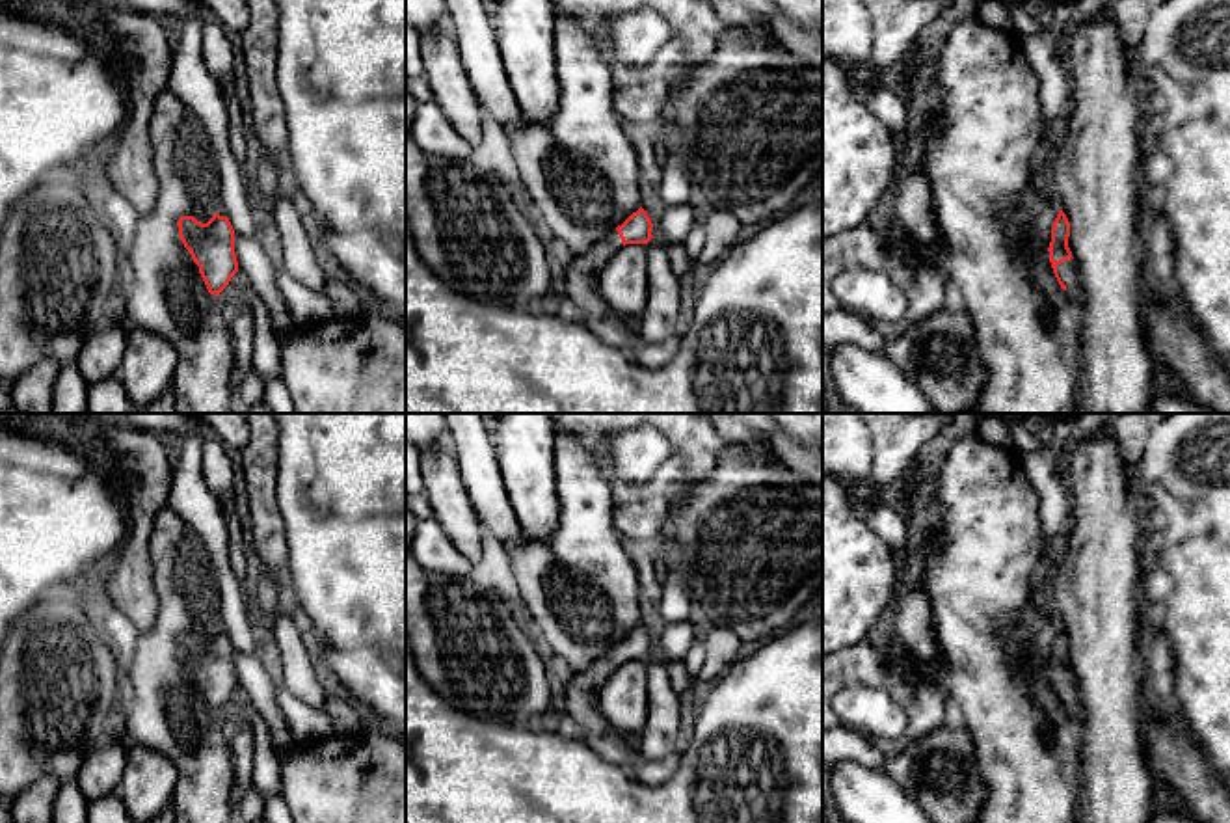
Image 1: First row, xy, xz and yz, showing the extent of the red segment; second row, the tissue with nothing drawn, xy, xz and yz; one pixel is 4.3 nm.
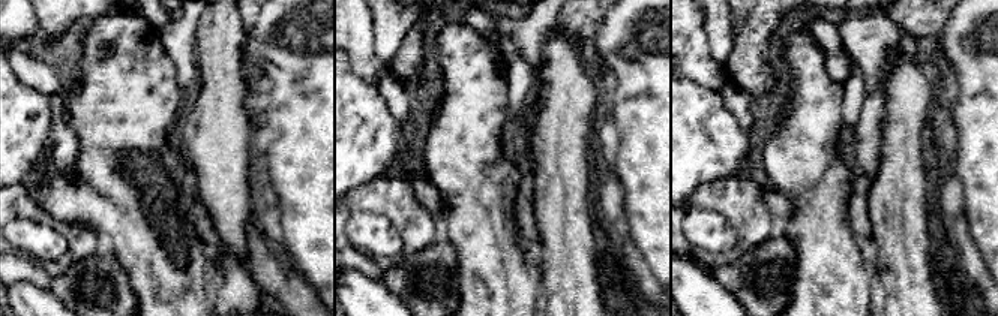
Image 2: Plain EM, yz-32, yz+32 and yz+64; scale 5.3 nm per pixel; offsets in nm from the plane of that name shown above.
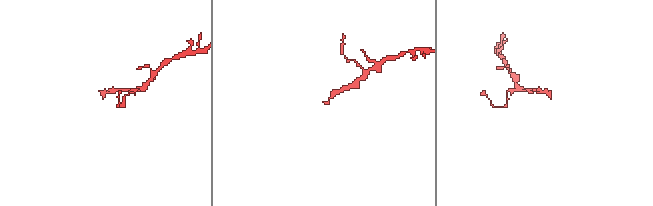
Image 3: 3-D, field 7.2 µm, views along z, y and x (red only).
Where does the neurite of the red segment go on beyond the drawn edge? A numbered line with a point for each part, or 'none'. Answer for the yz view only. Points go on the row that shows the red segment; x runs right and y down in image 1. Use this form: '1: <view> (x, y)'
1: yz (1067, 270)

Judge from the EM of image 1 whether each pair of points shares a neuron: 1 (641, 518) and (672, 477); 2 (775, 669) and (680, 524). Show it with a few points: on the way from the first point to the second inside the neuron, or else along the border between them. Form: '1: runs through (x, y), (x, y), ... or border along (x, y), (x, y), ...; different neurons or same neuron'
1: runs through (641, 509), (663, 486); same neuron
2: border along (789, 626), (760, 643); different neurons

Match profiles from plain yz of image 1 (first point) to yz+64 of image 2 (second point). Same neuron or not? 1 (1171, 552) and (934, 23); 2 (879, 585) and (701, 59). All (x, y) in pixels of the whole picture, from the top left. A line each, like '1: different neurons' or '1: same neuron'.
1: different neurons
2: different neurons

